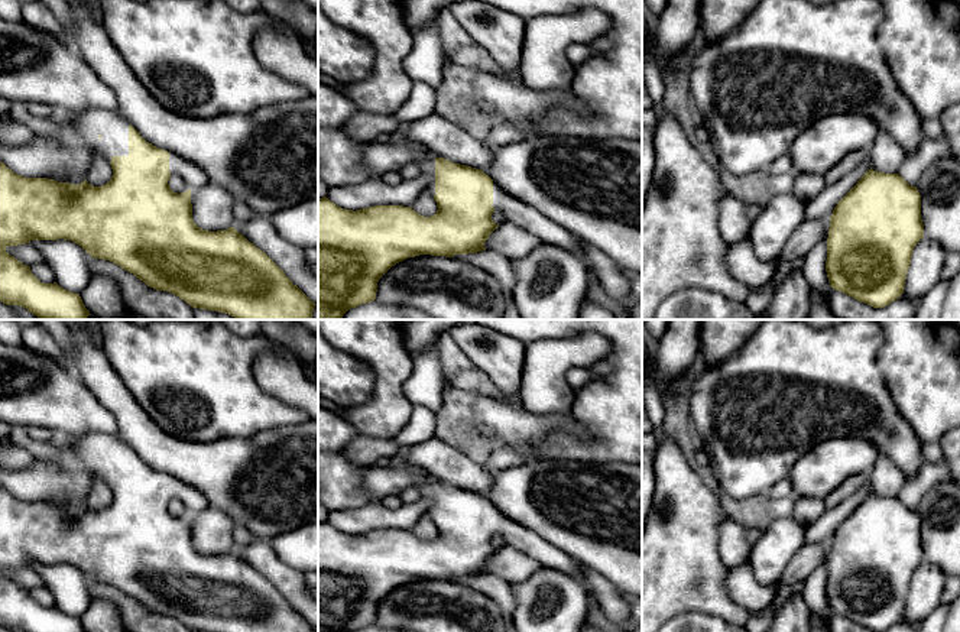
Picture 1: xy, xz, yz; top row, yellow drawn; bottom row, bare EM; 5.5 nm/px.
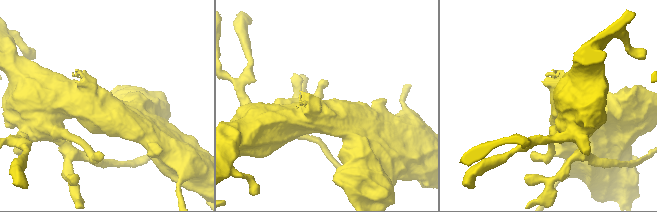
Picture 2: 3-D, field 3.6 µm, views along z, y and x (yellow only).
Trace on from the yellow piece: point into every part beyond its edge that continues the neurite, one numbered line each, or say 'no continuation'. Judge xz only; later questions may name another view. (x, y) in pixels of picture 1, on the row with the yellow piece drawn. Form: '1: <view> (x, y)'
1: xz (428, 168)
2: xz (516, 211)

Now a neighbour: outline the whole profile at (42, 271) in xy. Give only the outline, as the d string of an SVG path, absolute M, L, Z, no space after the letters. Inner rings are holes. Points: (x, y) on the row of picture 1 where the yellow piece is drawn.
M40 262L38 265L30 266L30 272L43 283L53 283L55 275L48 263Z

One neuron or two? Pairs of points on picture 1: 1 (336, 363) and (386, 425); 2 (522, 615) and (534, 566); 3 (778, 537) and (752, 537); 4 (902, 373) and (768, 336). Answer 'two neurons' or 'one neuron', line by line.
1: two neurons
2: two neurons
3: two neurons
4: two neurons

